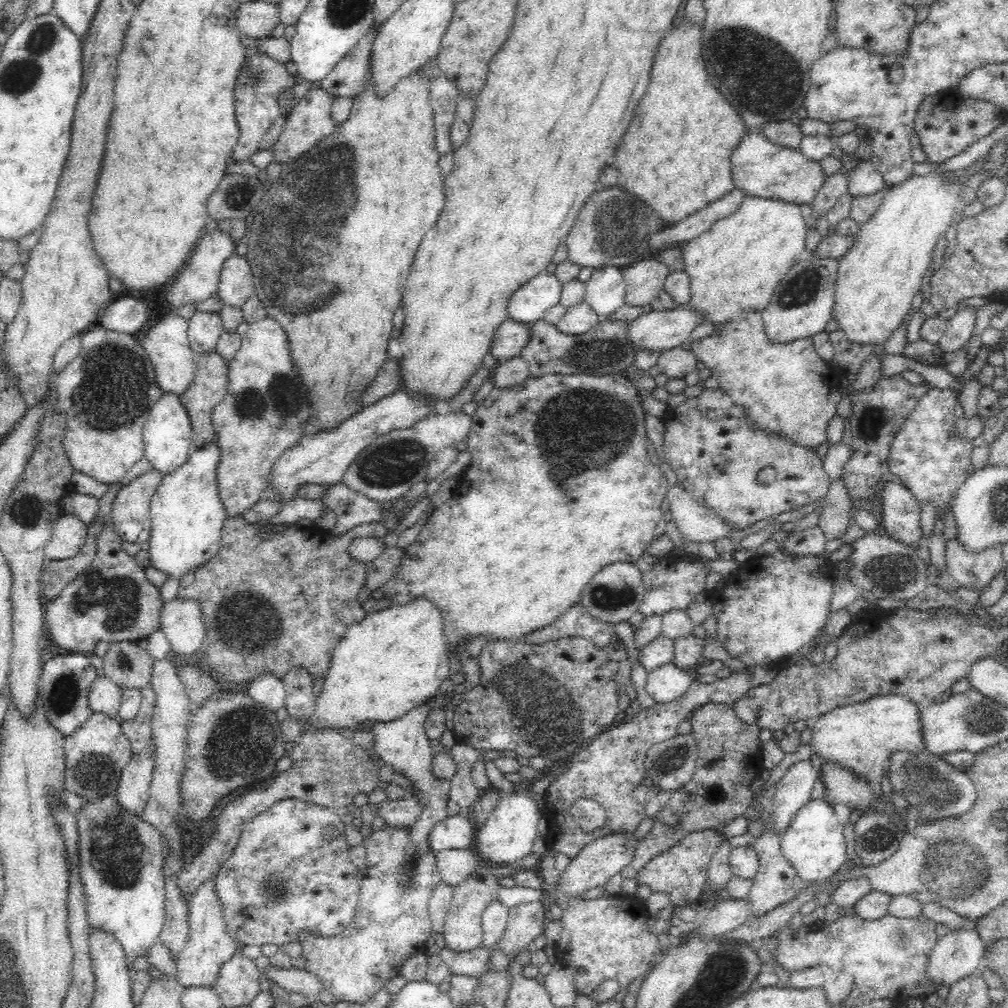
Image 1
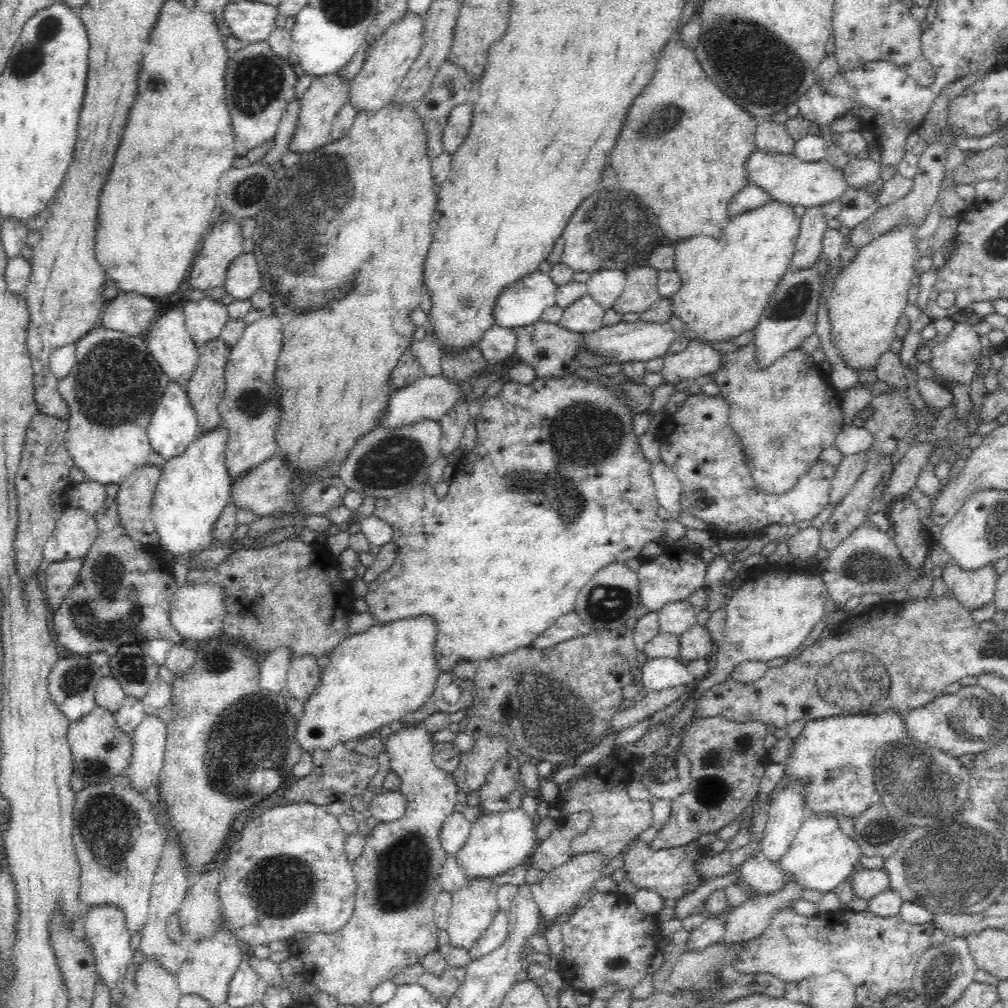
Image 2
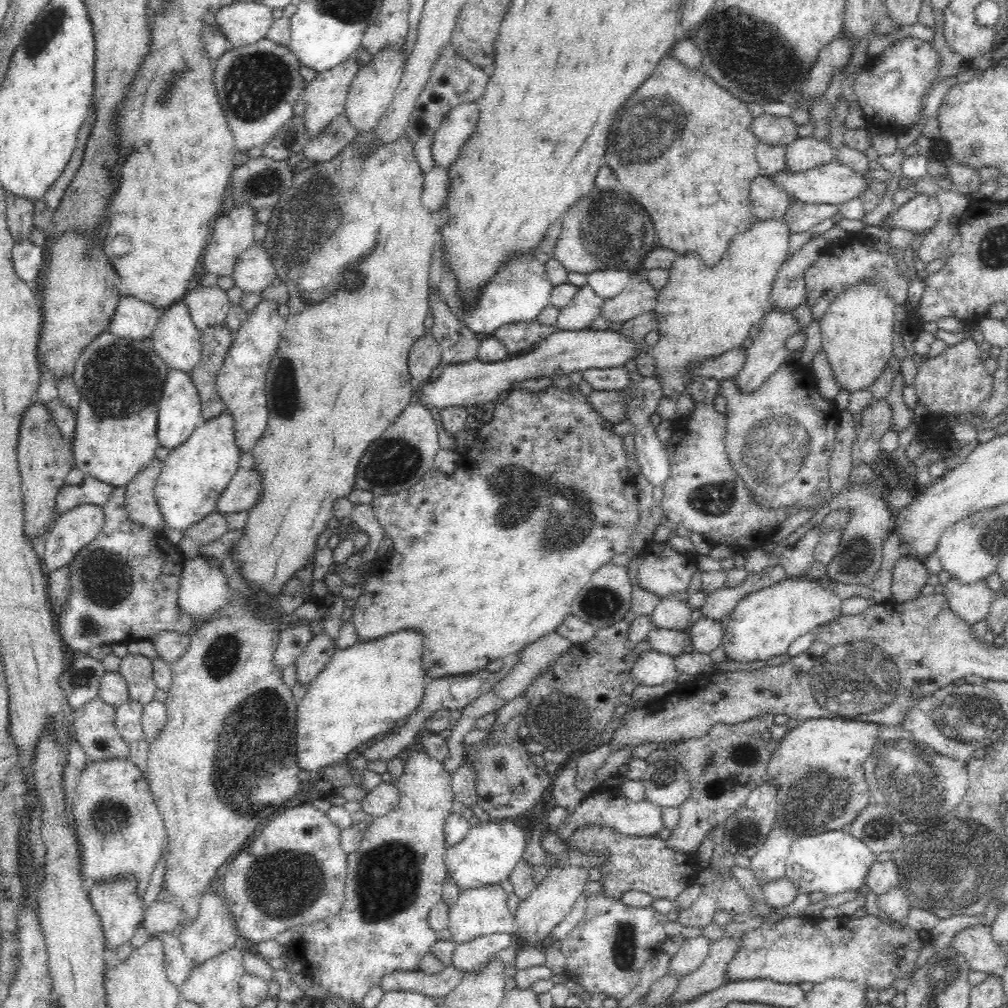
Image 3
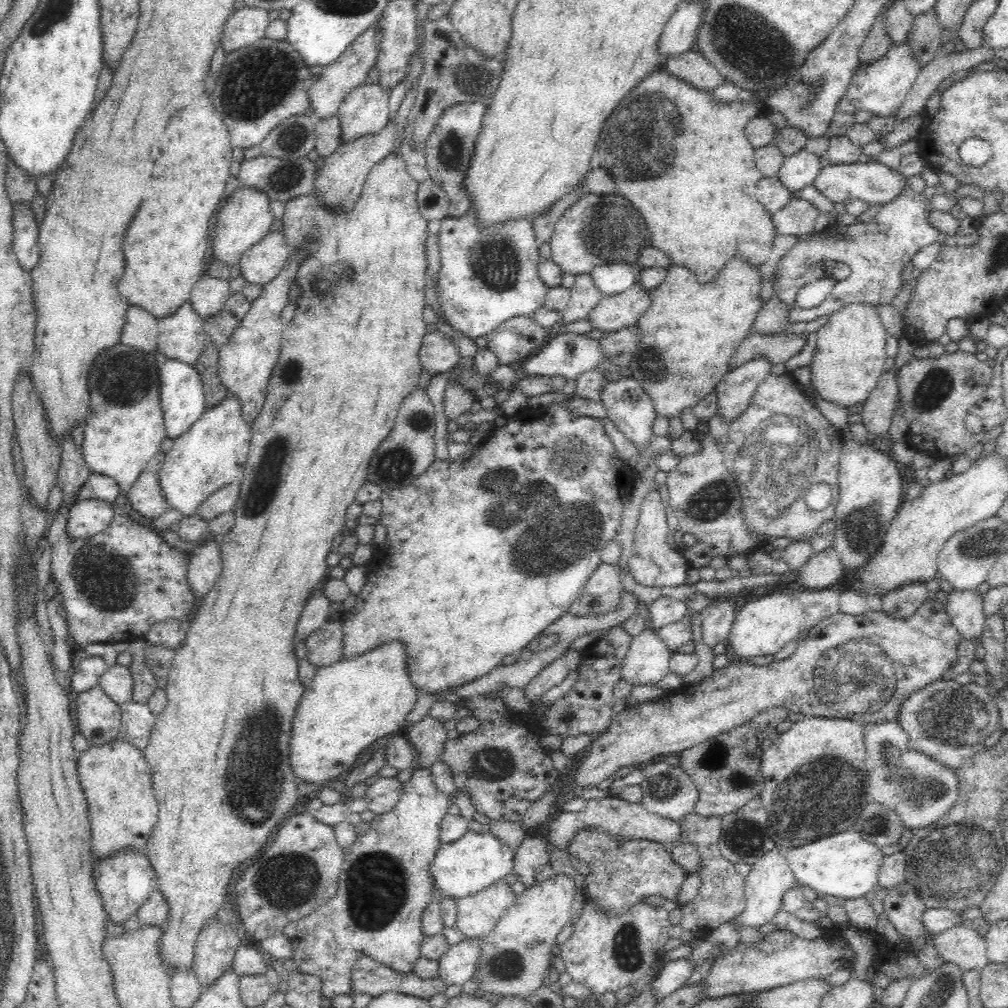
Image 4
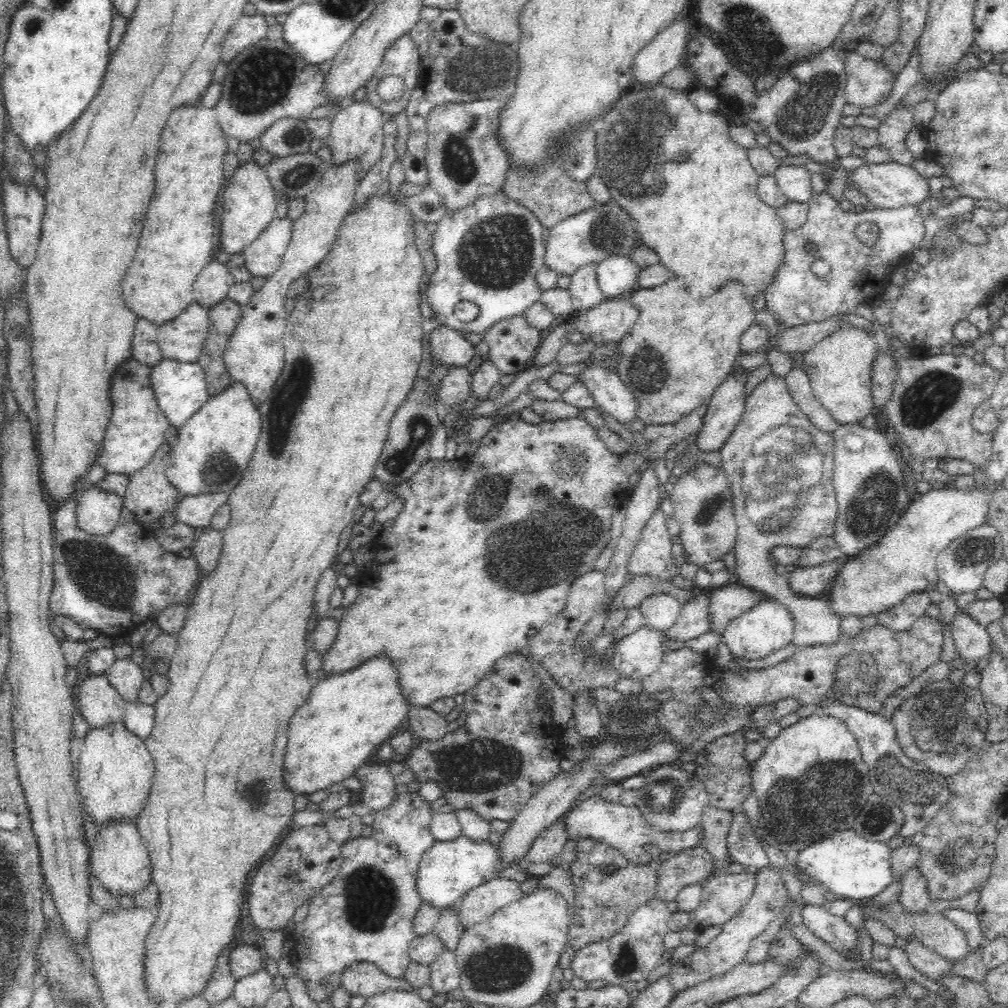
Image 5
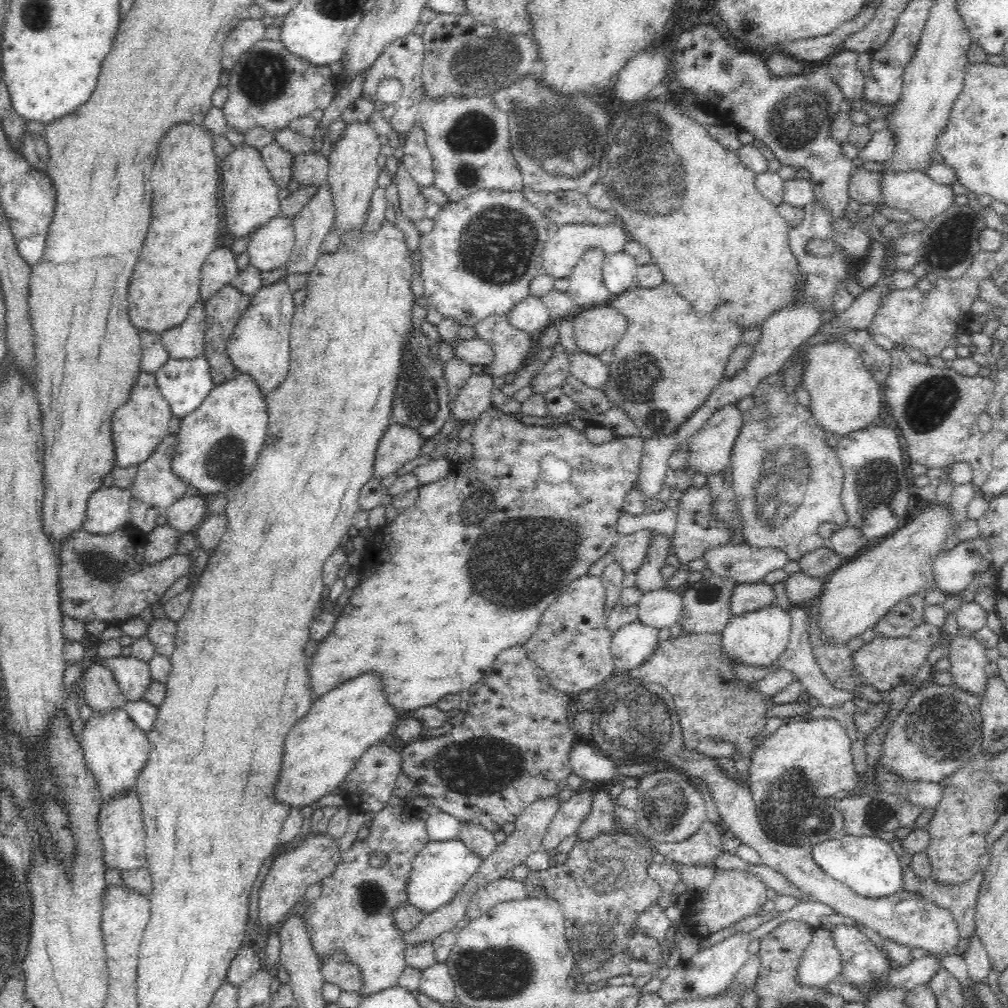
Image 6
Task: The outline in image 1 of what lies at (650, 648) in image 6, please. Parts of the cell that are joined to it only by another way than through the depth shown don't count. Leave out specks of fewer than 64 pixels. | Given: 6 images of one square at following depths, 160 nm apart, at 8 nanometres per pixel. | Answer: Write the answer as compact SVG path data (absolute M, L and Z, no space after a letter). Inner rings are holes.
M670 662L647 674L647 694L655 703L674 702L681 698L686 690L689 690L692 681L686 670Z

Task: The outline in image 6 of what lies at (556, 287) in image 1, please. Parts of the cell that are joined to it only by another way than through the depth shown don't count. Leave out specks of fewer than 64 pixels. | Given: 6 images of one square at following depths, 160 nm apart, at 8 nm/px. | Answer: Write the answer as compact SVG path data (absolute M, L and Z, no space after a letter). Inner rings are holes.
M500 188L494 190L482 189L461 198L458 202L447 202L440 209L439 214L433 219L434 228L429 234L420 236L419 248L416 252L417 257L421 257L417 264L419 275L423 280L423 293L429 305L433 306L443 318L452 318L458 322L459 326L475 326L481 320L496 315L508 315L513 306L516 306L521 300L530 296L530 283L533 278L543 272L543 250L547 241L548 220L541 214L540 209L528 202L528 199L520 193L520 191L502 190Z

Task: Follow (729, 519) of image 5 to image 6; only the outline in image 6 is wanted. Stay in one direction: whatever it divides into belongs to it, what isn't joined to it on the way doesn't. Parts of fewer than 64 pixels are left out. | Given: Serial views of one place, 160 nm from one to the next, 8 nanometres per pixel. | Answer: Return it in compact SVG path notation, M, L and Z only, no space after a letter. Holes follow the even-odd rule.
M708 482L700 488L691 485L686 490L682 490L682 497L678 500L676 506L676 530L671 539L671 546L674 546L674 552L681 566L704 558L704 554L710 552L711 548L730 544L732 536L730 526L727 522L722 522L719 518L716 518L713 510L714 499L712 499L712 491L708 487Z

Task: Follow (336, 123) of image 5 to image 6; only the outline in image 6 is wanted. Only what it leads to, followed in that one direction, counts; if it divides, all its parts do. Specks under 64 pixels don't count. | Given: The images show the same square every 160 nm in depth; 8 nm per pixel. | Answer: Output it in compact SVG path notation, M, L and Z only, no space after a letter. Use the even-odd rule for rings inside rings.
M369 118L346 124L344 130L333 143L327 157L327 184L330 185L335 204L336 222L334 229L348 232L358 230L367 220L368 206L372 190L378 186L376 178L380 174L382 155L380 154L379 133L374 129Z

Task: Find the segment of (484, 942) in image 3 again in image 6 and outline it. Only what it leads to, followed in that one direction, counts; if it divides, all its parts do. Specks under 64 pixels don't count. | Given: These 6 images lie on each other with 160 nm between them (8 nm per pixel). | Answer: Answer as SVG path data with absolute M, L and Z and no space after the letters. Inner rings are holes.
M436 962L433 966L422 970L419 988L421 993L450 1007L455 998L455 983L450 970L444 962Z

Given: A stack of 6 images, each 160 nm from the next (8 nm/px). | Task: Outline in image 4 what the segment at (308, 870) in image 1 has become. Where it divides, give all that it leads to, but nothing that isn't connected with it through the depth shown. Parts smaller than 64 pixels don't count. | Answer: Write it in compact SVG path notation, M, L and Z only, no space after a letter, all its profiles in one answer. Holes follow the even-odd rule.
M308 811L284 818L268 844L243 866L230 886L246 935L258 943L283 934L285 927L310 916L336 898L344 860L333 826L320 822Z

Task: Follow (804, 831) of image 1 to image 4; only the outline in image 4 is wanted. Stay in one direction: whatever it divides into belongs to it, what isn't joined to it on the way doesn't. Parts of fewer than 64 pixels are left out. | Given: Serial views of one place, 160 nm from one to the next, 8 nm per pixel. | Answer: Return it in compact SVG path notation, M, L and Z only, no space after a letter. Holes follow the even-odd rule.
M850 828L802 846L789 847L785 857L796 884L824 894L831 901L839 901L871 895L872 890L877 887L876 876L883 861L880 850L881 848L864 840L859 832Z

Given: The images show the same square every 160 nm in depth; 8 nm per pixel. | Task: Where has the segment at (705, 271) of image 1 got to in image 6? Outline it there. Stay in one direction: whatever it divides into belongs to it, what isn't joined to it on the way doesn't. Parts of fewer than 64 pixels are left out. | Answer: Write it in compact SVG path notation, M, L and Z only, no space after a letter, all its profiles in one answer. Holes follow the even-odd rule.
M663 282L660 286L656 286L656 288L640 288L634 286L621 292L619 295L613 296L608 304L612 306L612 308L619 310L628 319L628 328L624 336L620 339L620 342L617 342L612 348L613 361L609 364L609 383L605 388L609 403L617 409L622 409L630 419L634 420L636 427L640 429L640 437L643 439L650 436L660 437L673 434L685 420L693 414L693 411L708 398L708 394L712 392L712 389L725 378L725 368L729 356L732 354L732 350L736 348L736 344L740 342L740 336L742 336L740 326L730 320L730 310L732 310L732 306L730 306L730 304L720 304L720 306L716 306L716 310L710 314L710 318L700 320L700 318L696 318L694 308L692 308L688 302L684 302L684 298L680 298L680 294L678 294L678 292L674 290L674 286L670 286L668 282Z

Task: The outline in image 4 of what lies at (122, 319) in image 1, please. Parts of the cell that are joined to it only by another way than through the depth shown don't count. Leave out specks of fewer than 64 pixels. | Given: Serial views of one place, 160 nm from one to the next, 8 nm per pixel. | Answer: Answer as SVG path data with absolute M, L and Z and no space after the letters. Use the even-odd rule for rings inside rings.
M128 304L124 326L120 330L120 343L153 353L157 348L158 335L158 319L144 308Z

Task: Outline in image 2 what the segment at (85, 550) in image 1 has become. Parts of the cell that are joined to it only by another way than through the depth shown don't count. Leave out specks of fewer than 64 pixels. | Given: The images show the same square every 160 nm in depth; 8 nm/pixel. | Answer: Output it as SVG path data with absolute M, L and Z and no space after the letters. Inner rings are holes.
M69 559L64 562L50 563L47 567L42 588L45 602L50 610L54 610L64 602L64 597L74 584L74 576L78 575L83 559Z

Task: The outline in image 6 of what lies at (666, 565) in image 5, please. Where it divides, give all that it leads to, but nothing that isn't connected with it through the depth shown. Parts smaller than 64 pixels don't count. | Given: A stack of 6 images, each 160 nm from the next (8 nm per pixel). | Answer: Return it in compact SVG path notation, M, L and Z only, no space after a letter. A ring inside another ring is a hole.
M642 528L632 534L619 537L613 546L614 557L625 573L636 573L644 564L650 550L652 537L656 534L649 528Z

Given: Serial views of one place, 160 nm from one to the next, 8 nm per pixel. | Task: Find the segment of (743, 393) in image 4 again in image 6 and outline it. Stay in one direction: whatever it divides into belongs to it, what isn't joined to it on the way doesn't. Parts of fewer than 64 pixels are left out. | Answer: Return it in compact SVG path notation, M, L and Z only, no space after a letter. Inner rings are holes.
M736 402L718 408L704 427L690 438L688 466L692 472L706 476L721 473L730 461L730 454L743 426L743 412Z

